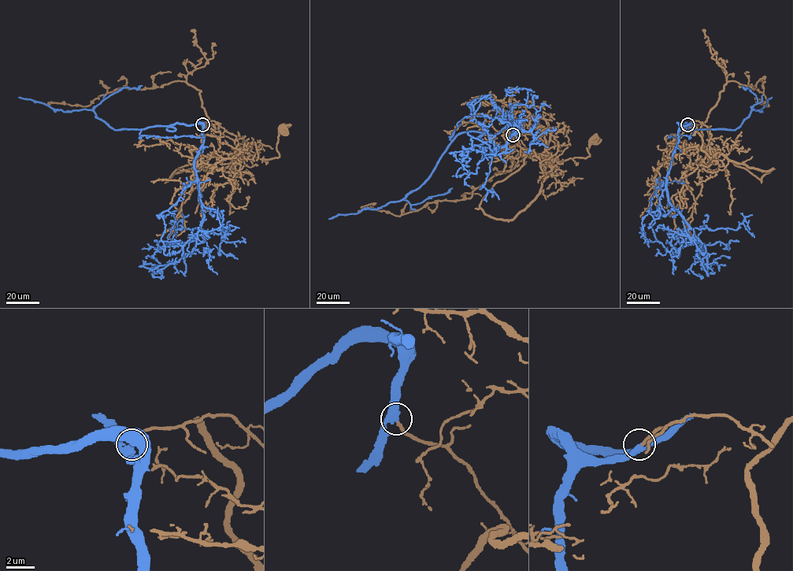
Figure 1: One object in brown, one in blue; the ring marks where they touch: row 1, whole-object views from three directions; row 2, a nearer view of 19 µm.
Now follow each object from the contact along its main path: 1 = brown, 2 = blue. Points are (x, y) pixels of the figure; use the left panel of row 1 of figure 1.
1: (202, 124), (213, 120), (235, 136), (244, 157), (250, 154), (264, 159), (279, 156), (278, 133), (283, 128)
2: (202, 124), (203, 142), (194, 168), (202, 222), (196, 243), (175, 264), (152, 270), (160, 264), (146, 257)

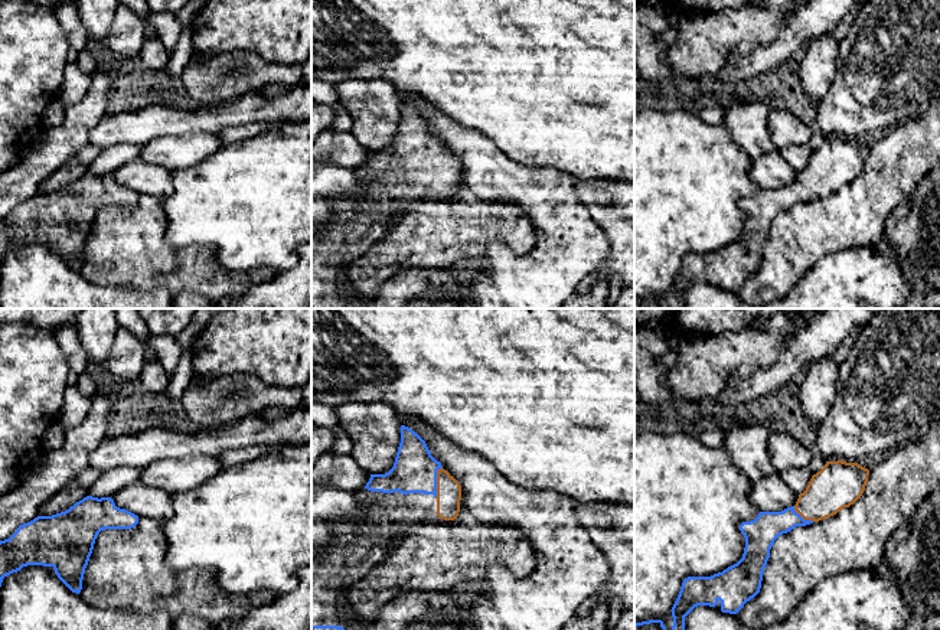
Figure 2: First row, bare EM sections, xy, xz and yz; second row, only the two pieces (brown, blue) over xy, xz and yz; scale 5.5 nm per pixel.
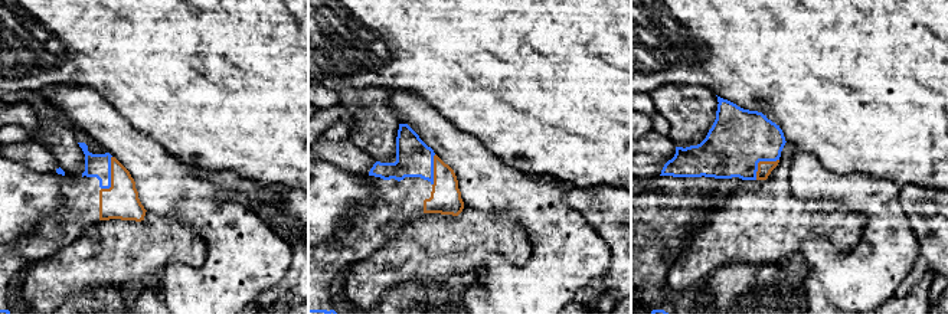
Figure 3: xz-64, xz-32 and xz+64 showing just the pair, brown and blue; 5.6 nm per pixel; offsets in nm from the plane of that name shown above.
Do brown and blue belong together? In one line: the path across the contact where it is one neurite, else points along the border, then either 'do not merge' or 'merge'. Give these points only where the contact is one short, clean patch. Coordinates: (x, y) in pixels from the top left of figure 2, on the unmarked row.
do not merge

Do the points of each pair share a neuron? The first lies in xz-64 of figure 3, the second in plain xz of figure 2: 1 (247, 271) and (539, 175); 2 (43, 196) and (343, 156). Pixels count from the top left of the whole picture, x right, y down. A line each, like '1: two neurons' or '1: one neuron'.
1: one neuron
2: two neurons

